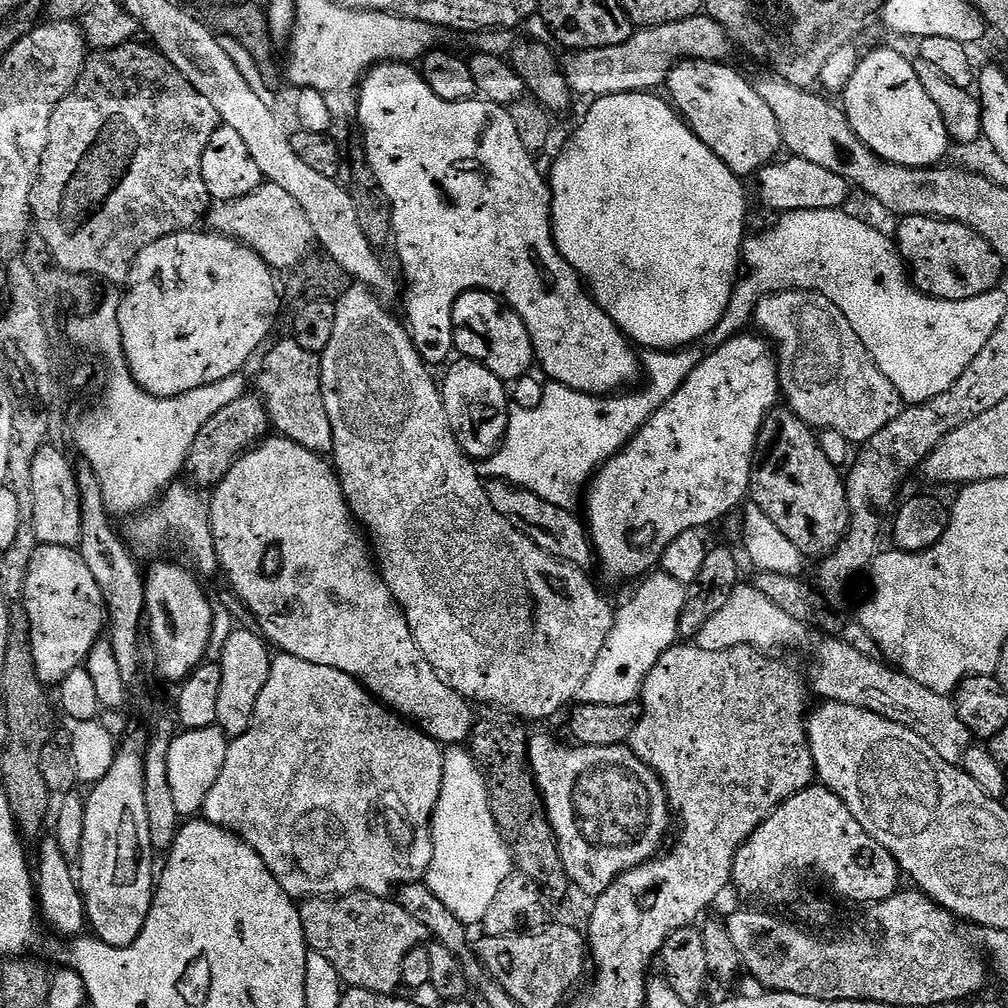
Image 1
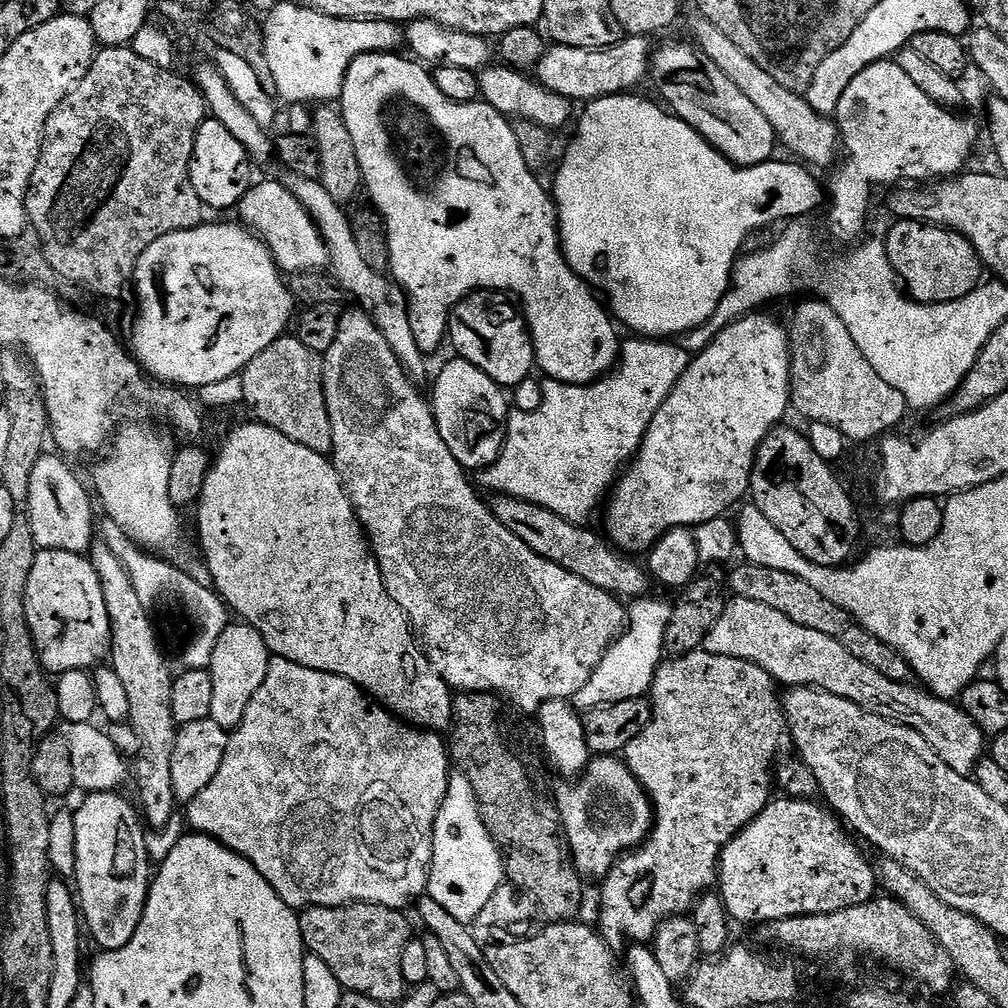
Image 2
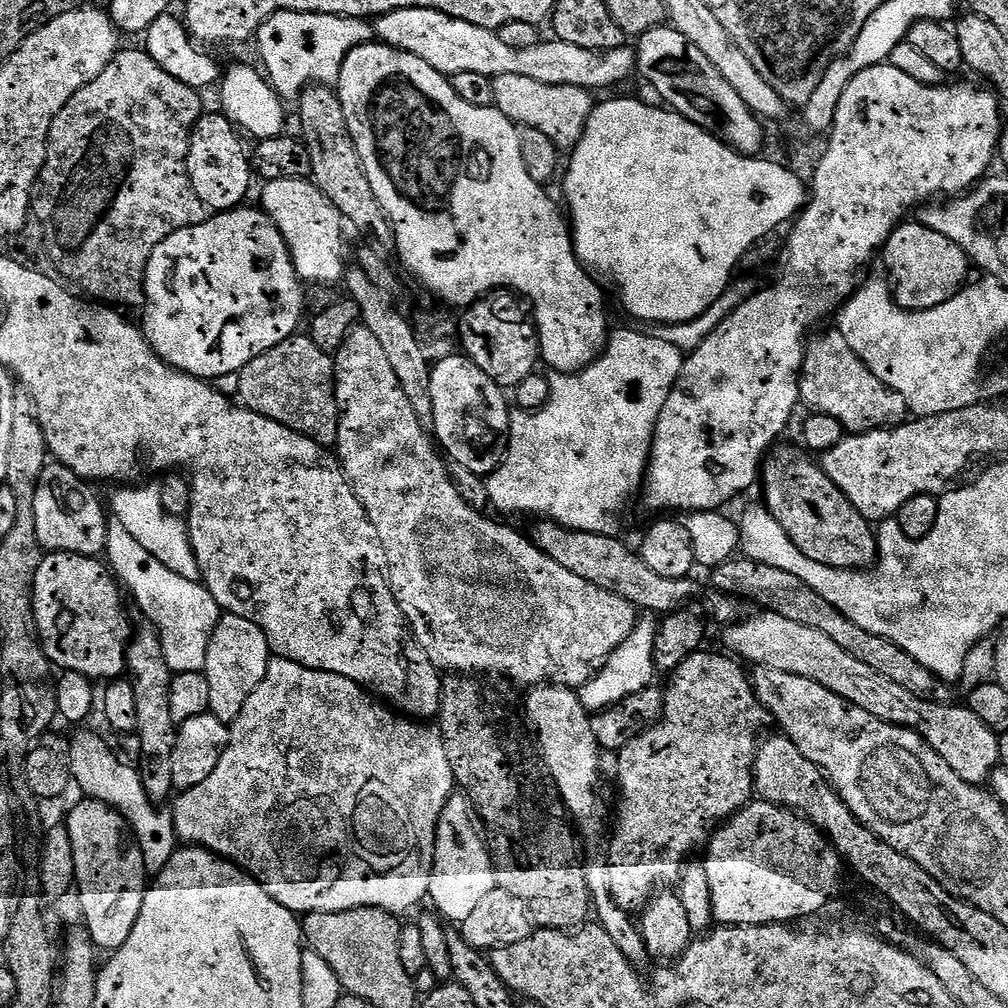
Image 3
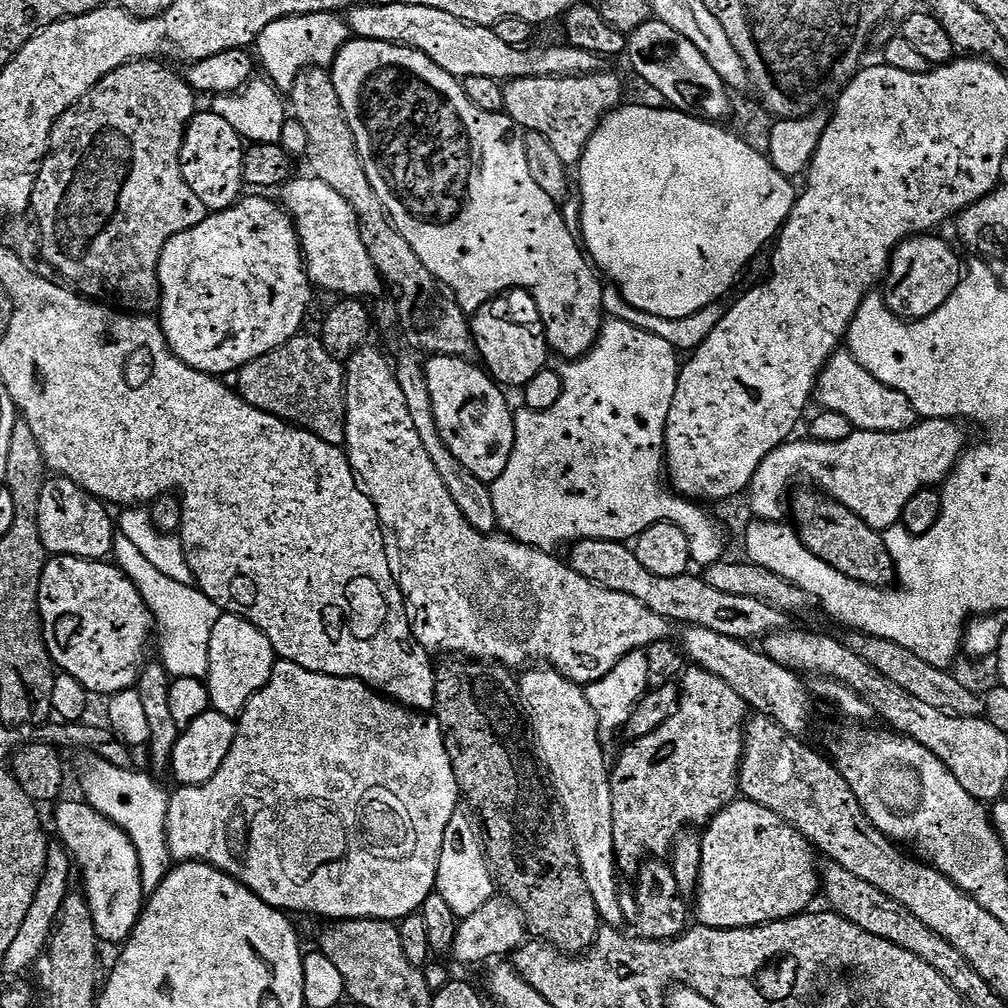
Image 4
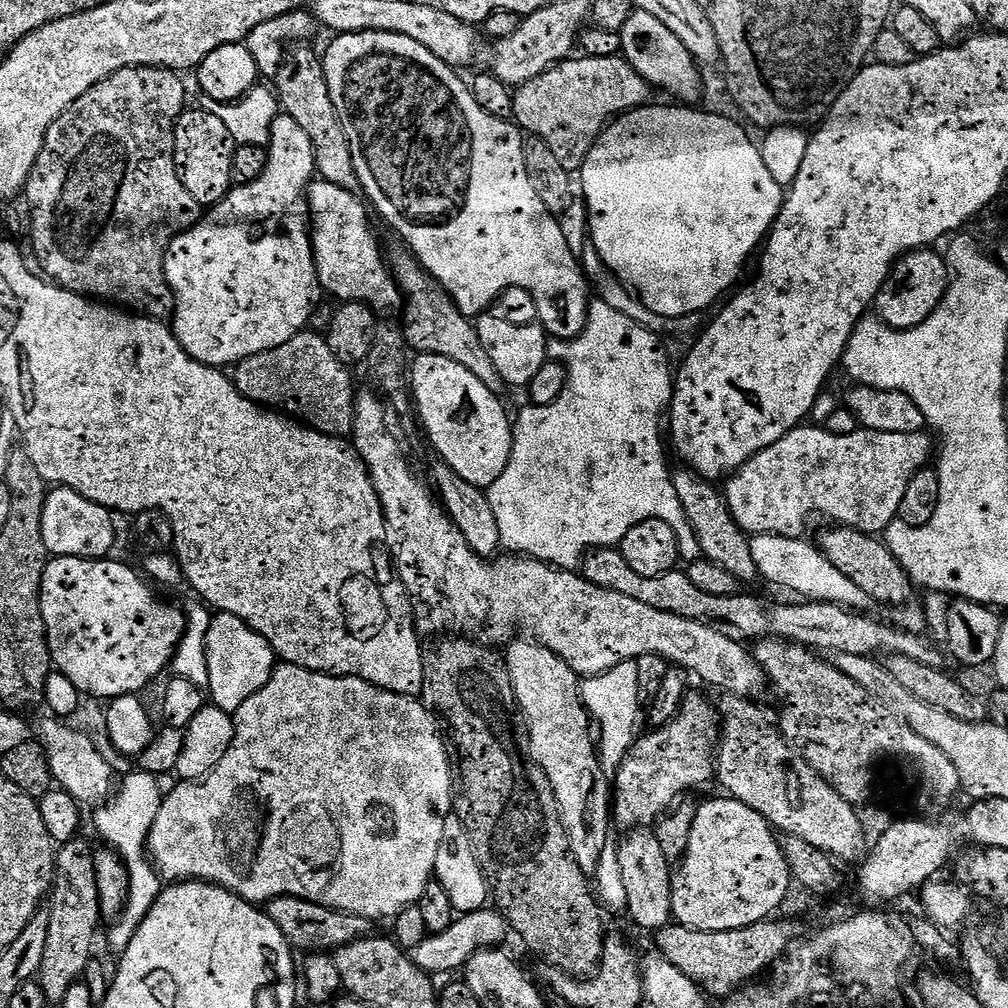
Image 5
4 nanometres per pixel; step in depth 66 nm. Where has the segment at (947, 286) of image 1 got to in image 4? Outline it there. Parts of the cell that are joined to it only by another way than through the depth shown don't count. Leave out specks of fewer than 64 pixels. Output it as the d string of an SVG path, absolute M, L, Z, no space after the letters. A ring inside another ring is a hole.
M936 234L909 236L892 251L892 261L882 281L884 305L901 320L921 320L934 314L954 294L961 275L962 260L960 264L955 250L946 241L939 240Z

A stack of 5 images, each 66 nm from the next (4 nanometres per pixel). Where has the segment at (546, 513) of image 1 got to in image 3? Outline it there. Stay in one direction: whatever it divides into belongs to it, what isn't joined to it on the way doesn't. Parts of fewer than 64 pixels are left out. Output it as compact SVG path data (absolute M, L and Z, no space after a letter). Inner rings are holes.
M543 518L533 524L536 525L530 531L530 539L538 550L554 558L554 562L570 570L570 574L578 574L578 578L586 578L586 582L594 582L594 586L610 590L610 594L618 594L618 598L626 598L641 613L669 614L695 601L692 600L696 596L695 579L661 578L655 570L646 566L646 562L642 562L639 551L632 549L631 552L616 536L570 530Z

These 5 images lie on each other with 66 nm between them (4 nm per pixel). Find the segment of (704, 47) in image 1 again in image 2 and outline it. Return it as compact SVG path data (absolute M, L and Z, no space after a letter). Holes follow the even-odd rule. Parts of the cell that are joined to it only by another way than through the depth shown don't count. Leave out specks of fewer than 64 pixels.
M625 35L614 46L609 48L575 48L565 44L549 47L548 52L540 59L536 76L541 84L554 94L562 94L573 102L591 102L604 96L618 96L631 93L644 76L649 75L650 61L654 48L649 37Z

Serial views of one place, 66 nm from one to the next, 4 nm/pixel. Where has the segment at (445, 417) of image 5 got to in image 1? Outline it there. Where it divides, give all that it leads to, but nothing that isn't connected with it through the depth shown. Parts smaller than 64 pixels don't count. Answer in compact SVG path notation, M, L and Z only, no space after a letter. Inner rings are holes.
M463 358L457 361L457 364L445 374L444 380L442 376L446 418L460 449L473 461L479 462L487 456L493 456L504 441L508 429L510 392L505 381L490 374L486 366Z

